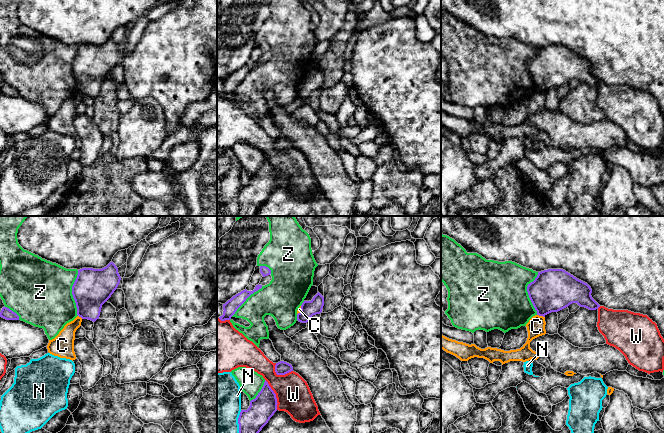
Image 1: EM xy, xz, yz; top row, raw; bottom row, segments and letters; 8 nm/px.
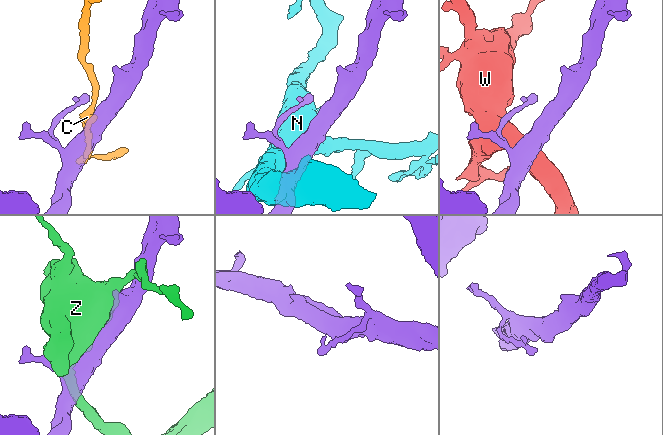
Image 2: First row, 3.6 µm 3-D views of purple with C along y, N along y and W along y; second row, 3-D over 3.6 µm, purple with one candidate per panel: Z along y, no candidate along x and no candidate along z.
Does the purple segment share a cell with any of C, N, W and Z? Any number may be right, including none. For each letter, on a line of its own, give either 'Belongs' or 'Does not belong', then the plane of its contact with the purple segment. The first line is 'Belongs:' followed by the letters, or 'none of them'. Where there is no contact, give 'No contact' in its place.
Belongs: none of them
C: Does not belong. Touches purple in yz
N: Does not belong. Touches purple in xz
W: Does not belong. Touches purple in xz
Z: Does not belong. Touches purple in xy

